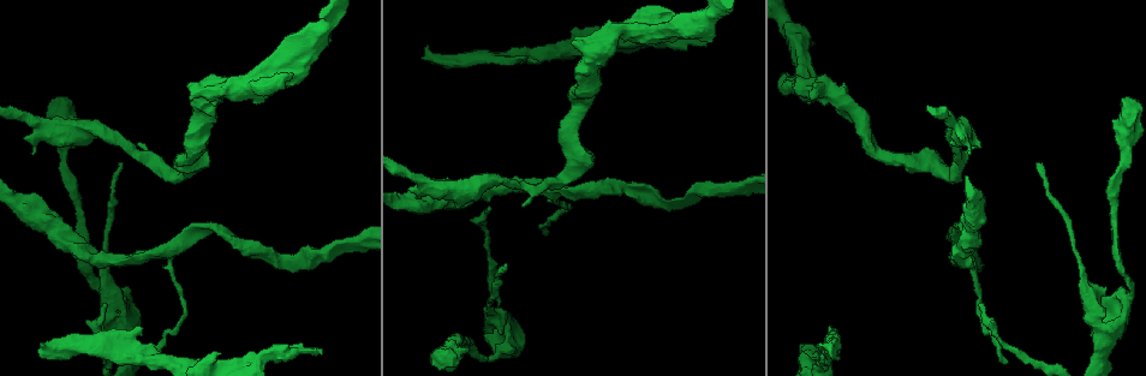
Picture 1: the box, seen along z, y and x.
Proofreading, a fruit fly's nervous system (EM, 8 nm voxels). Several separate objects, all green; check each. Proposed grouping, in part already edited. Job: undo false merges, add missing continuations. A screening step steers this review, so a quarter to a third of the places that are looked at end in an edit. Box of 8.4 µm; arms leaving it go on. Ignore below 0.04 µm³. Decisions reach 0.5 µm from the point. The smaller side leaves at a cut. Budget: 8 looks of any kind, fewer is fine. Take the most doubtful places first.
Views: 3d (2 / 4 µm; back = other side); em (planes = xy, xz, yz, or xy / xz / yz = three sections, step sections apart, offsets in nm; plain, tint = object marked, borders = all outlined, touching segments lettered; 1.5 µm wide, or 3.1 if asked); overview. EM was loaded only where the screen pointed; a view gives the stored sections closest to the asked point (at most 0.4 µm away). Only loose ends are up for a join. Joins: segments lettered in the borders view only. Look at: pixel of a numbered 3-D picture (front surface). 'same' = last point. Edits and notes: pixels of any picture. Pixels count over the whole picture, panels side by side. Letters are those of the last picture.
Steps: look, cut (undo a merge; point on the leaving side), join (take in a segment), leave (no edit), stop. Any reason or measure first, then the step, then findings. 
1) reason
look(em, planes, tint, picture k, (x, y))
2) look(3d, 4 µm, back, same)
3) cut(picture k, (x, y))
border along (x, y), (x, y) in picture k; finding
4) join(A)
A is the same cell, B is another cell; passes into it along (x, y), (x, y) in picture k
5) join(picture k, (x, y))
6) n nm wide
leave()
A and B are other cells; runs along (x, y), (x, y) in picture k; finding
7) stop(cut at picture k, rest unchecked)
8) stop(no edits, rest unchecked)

an open end
look(em, yz, step 8, borders, picture 1, (57, 97))

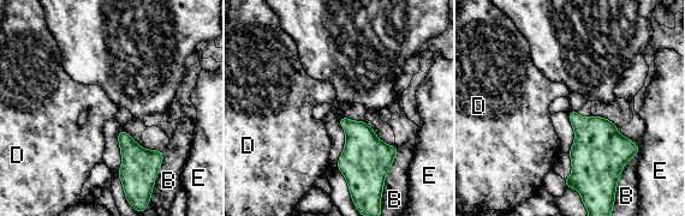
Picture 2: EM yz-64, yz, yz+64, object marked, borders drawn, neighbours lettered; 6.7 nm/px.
cut it another way
look(em, planes, borders, same)

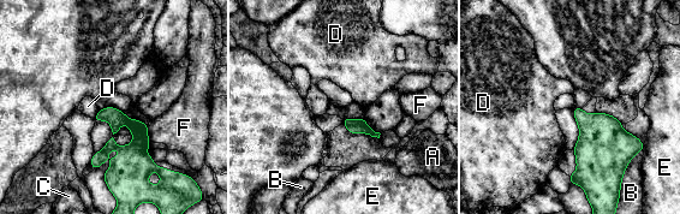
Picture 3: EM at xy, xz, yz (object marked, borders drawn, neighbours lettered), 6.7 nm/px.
leave()
A, B, C, D, E and F are other cells; none of them fits

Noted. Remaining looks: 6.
branch stops here
look(3d, 2 µm, picture 1, (220, 354))

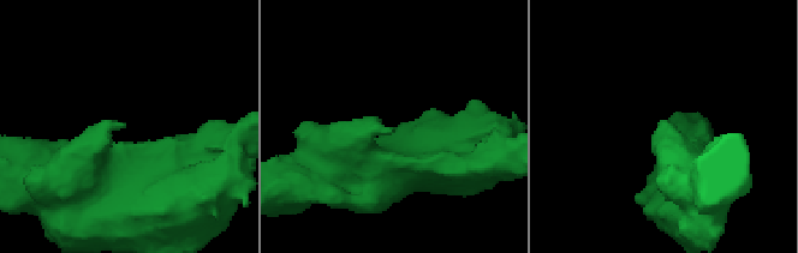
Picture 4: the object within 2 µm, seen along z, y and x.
now the EM
look(em, planes, plain, picture 4, (123, 123))

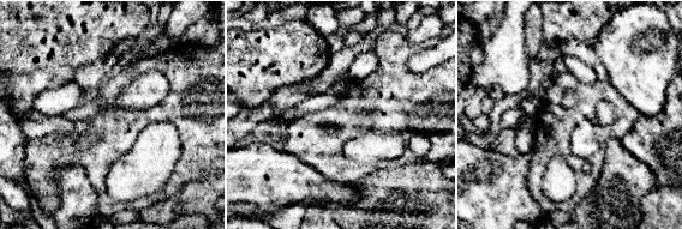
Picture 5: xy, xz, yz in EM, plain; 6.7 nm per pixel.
see the neighbours
look(em, planes, borders, same)

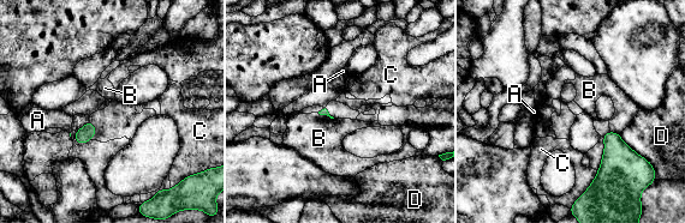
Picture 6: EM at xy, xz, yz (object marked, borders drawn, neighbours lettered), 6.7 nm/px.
D touches over 260 nm
leave()
A, B, C and D are other cells; border along (609, 131), (619, 134) in picture 6; none of them fits

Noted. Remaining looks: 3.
thick turns thin
look(3d, 2 µm, picture 1, (1129, 291))

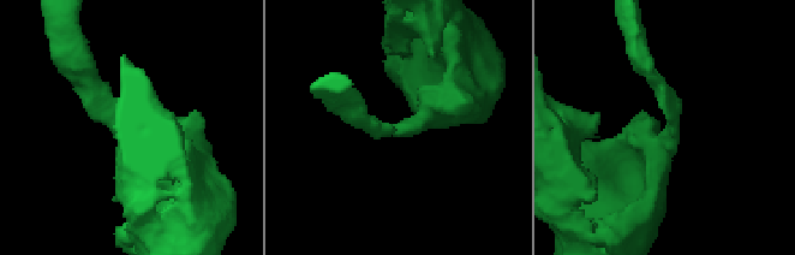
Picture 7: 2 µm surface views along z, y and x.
arms of 170, 480 nm
look(em, planes, borders, picture 7, (670, 132))

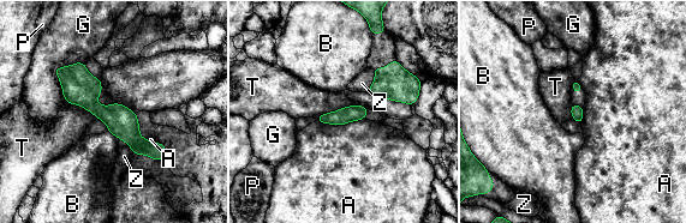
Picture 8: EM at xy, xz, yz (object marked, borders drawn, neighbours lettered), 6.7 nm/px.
A touches over 320 nm
leave()
A, B, G, P, T and Z are other cells; runs along (59, 70), (100, 112), (160, 155) in picture 8; one neuron here

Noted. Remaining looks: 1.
stop(no edits, rest unchecked)

